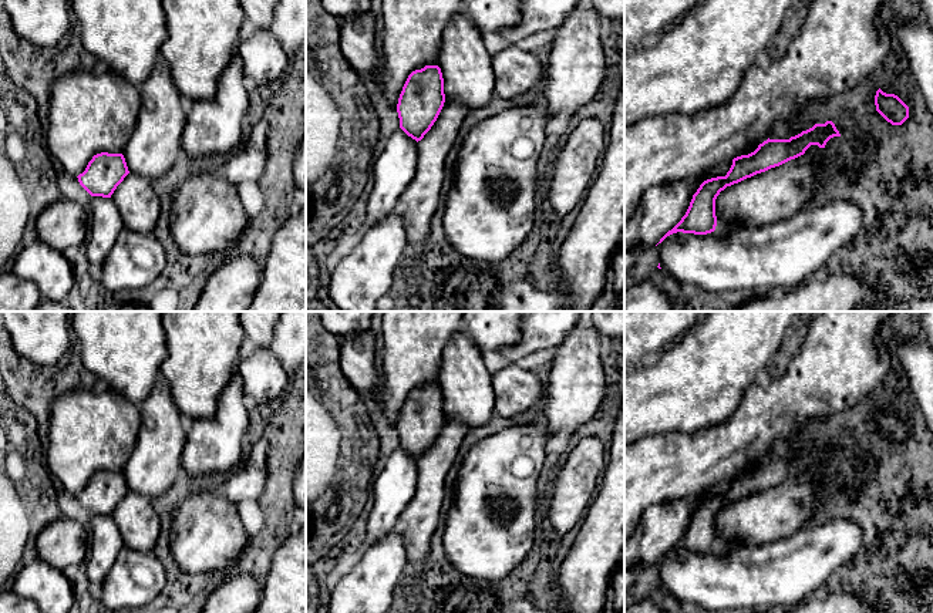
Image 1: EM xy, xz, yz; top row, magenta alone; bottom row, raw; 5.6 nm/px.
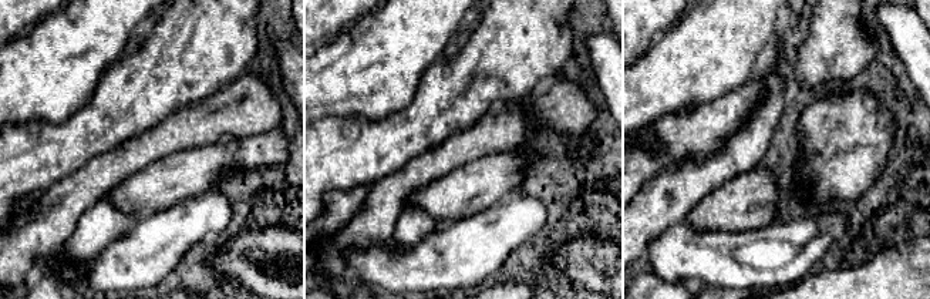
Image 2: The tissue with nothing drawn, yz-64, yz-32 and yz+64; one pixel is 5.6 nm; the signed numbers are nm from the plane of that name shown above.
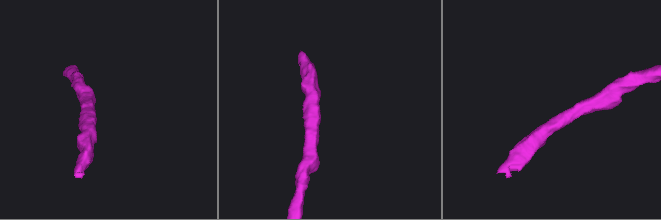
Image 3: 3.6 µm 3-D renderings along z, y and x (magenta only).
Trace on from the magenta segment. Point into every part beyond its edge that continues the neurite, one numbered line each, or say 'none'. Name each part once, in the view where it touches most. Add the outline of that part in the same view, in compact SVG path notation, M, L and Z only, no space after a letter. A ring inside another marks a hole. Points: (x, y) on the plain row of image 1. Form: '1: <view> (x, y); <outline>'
1: yz (662, 525); M732 479L684 499L649 506L631 538L624 540L624 593L640 573L654 566L686 533L693 513L711 496L725 495Z

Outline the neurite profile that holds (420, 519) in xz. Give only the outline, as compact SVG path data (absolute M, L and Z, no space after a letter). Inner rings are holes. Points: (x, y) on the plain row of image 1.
M445 415L444 425L431 448L418 459L417 489L401 513L400 526L407 549L407 567L400 586L411 592L418 582L431 548L431 539L441 521L445 478L459 452L469 428Z

